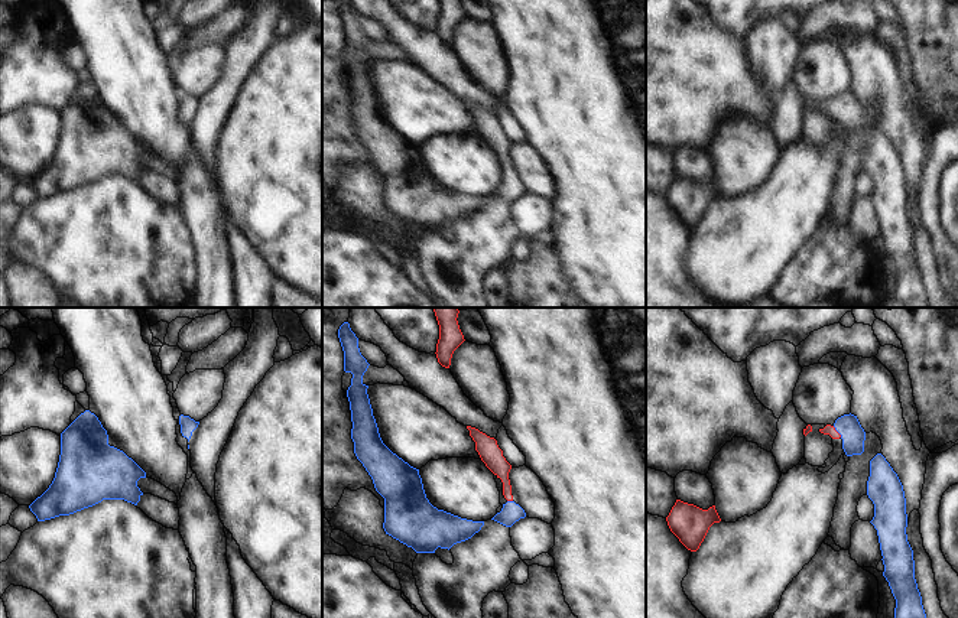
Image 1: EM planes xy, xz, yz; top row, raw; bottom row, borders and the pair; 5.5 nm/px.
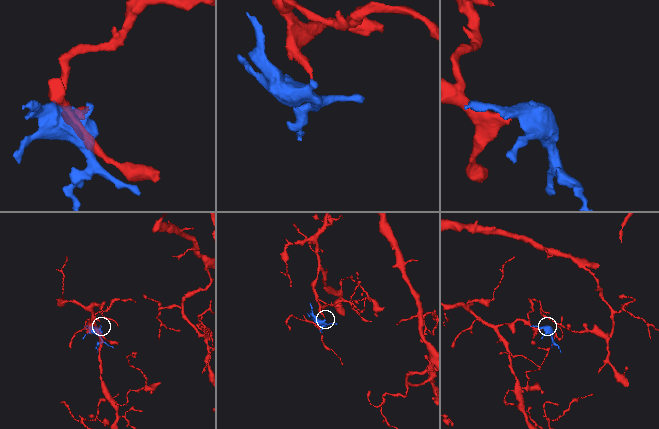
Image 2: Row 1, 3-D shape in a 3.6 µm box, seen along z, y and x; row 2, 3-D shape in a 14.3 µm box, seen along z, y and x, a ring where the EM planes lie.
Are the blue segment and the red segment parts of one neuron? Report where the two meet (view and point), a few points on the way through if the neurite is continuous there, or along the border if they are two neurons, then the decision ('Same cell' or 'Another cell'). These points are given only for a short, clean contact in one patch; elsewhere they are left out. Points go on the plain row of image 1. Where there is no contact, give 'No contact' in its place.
Touches blue at yz (837, 107). Path across: yz (853, 111), (848, 107), (837, 107), (828, 106). Same cell.

